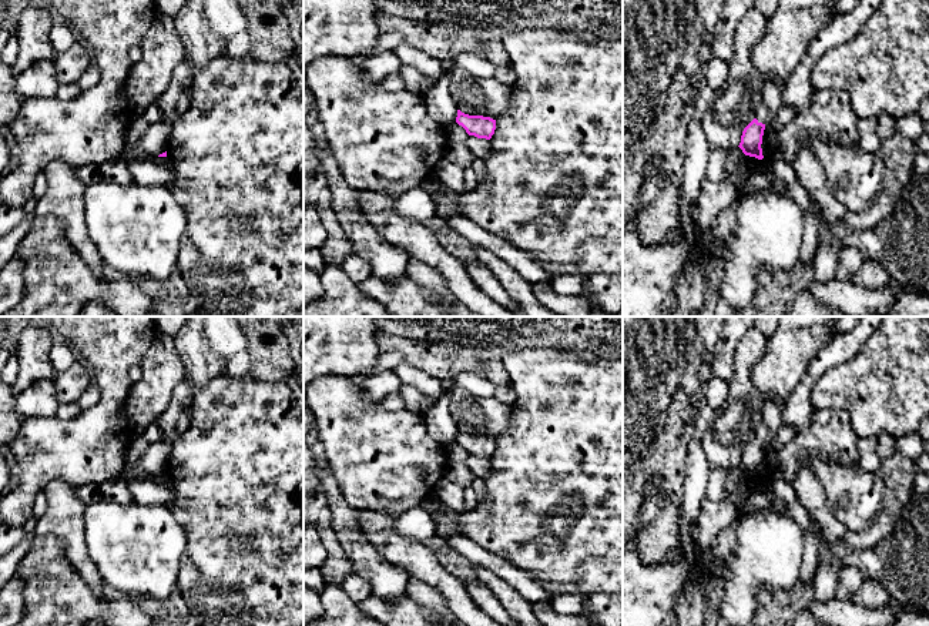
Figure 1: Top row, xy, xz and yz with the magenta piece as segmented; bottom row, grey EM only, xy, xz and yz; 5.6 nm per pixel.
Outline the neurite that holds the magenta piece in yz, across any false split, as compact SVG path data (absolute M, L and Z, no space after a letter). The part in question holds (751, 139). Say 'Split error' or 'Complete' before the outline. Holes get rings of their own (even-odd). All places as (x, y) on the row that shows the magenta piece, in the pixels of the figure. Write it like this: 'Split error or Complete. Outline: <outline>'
Split error. Outline: M772 77L765 80L762 101L755 108L755 118L744 128L739 148L745 155L762 160L762 135L765 125L775 120L784 93L782 83L775 83Z

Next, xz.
Complete. Outline: M457 110L456 123L462 125L469 135L490 140L496 130L496 120L483 116L469 116Z

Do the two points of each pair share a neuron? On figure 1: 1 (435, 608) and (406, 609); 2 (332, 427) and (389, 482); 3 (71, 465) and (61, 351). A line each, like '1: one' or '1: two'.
1: two
2: one
3: two

